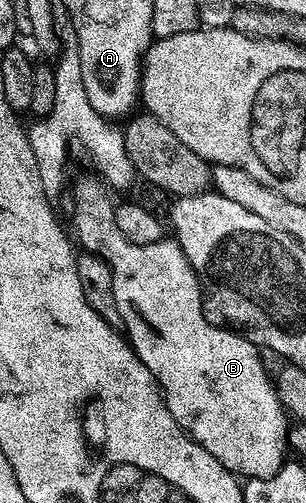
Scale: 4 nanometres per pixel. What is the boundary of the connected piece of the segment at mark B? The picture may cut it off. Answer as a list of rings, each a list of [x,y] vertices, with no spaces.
[[[93,175],[74,187],[75,241],[84,250],[101,256],[109,263],[110,271],[113,272],[115,303],[122,316],[127,340],[157,380],[157,386],[165,398],[165,406],[181,429],[194,441],[198,441],[207,452],[215,455],[215,459],[219,459],[219,463],[223,463],[223,467],[227,467],[235,475],[245,479],[275,475],[287,461],[287,414],[277,398],[274,378],[269,378],[269,373],[261,362],[262,350],[251,344],[240,332],[220,324],[212,325],[205,318],[207,309],[203,304],[197,273],[190,269],[187,255],[181,254],[180,245],[158,243],[136,246],[135,243],[125,241],[122,231],[116,227],[115,205],[114,202],[109,202],[109,195],[111,193],[105,181]]]

